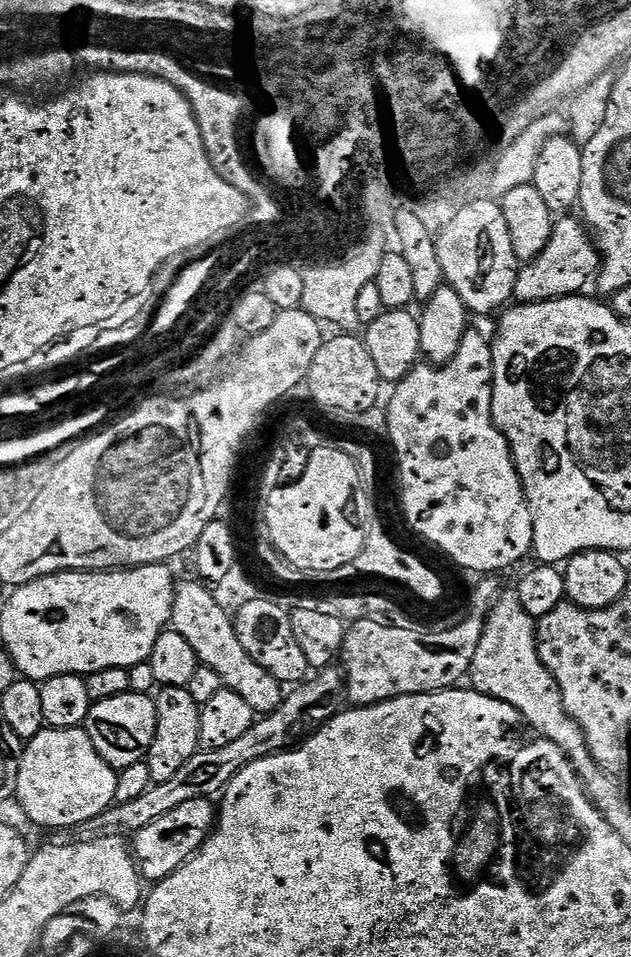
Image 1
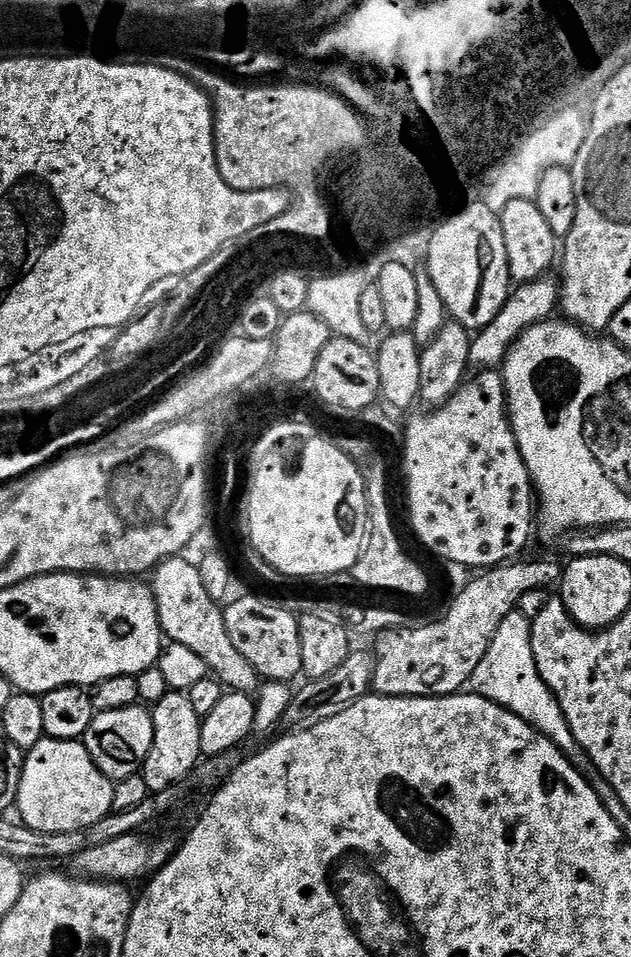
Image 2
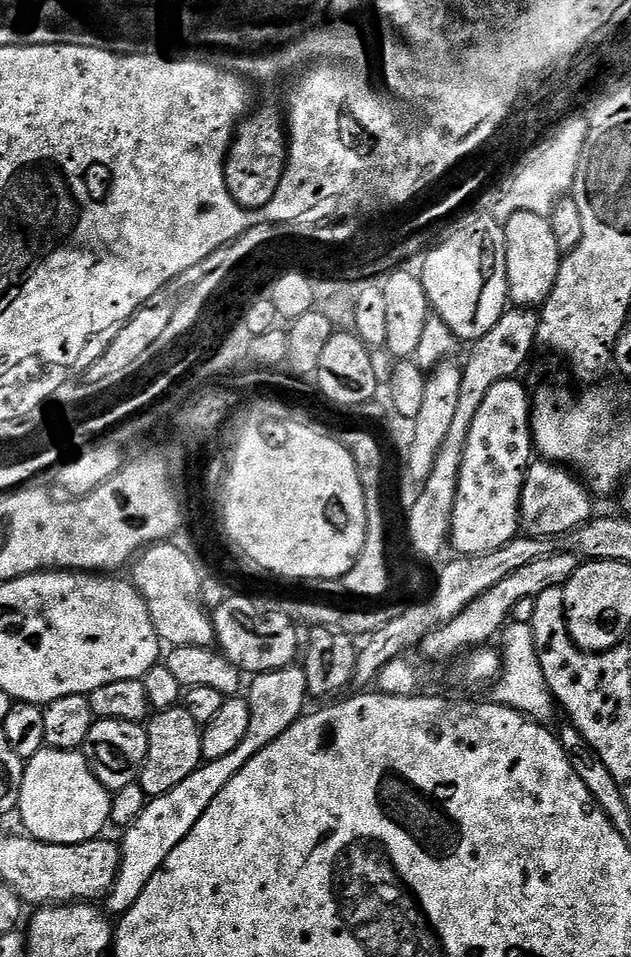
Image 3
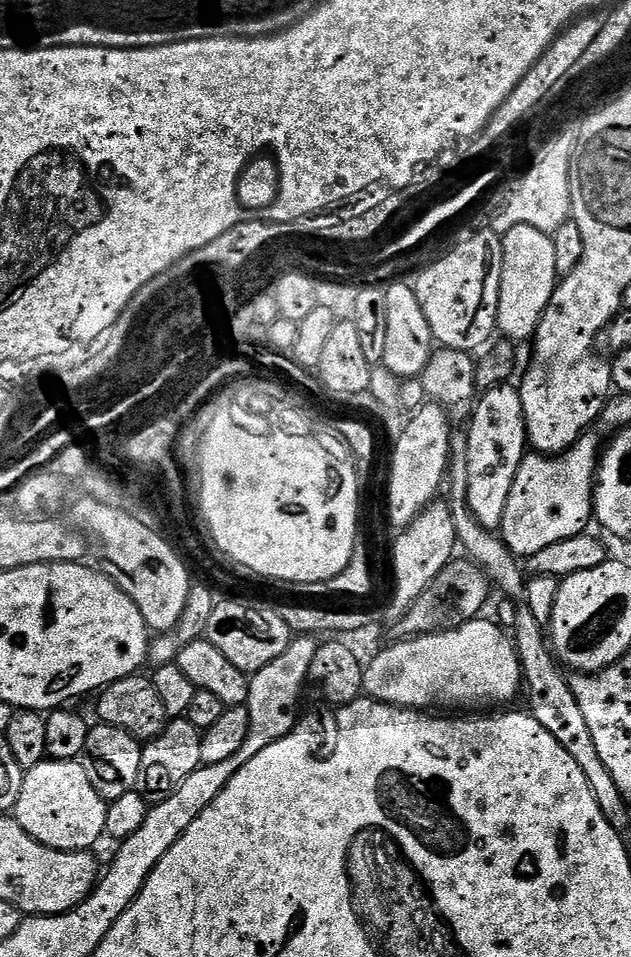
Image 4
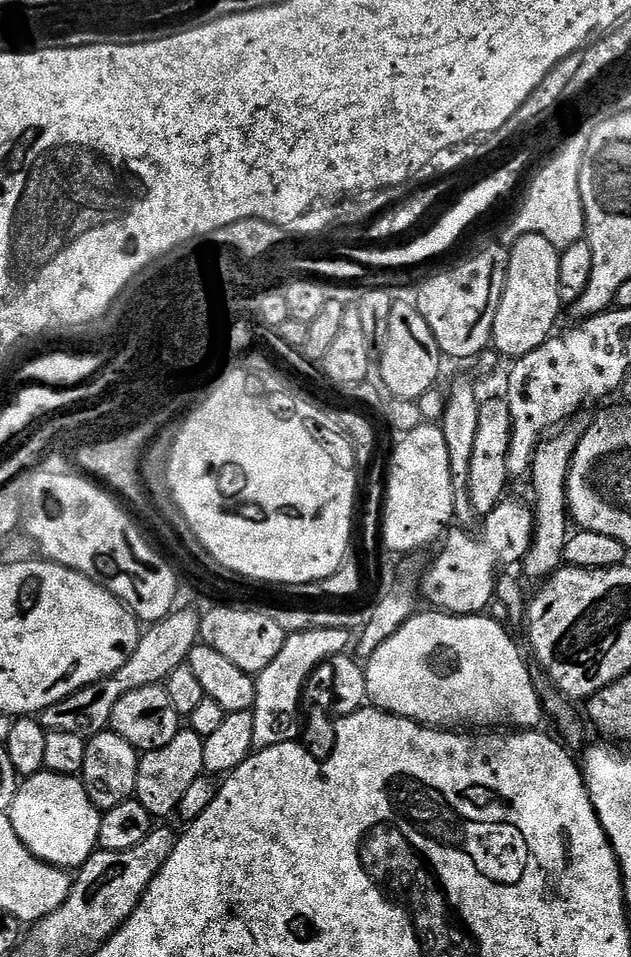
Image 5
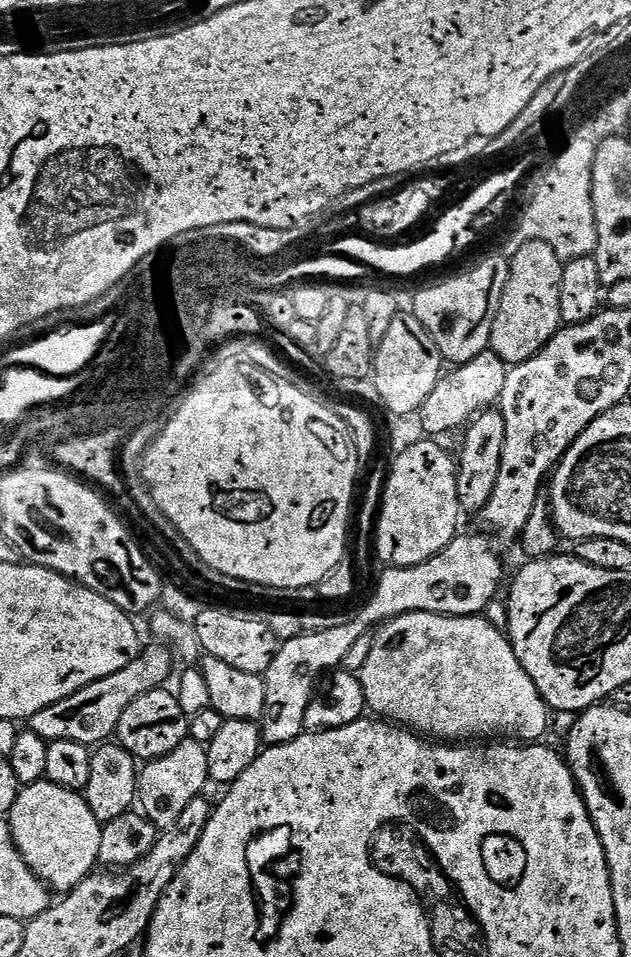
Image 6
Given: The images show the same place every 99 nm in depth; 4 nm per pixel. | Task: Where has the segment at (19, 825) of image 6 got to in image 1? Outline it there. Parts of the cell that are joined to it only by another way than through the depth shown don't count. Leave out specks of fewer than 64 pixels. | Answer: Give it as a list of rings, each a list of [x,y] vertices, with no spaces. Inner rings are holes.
[[[83,726],[78,728],[44,727],[33,738],[23,745],[18,770],[18,786],[15,799],[20,800],[20,808],[40,828],[55,830],[57,828],[73,828],[82,822],[90,822],[90,818],[98,818],[106,809],[116,803],[117,769],[110,767],[94,750],[94,742],[90,742],[90,734]]]

